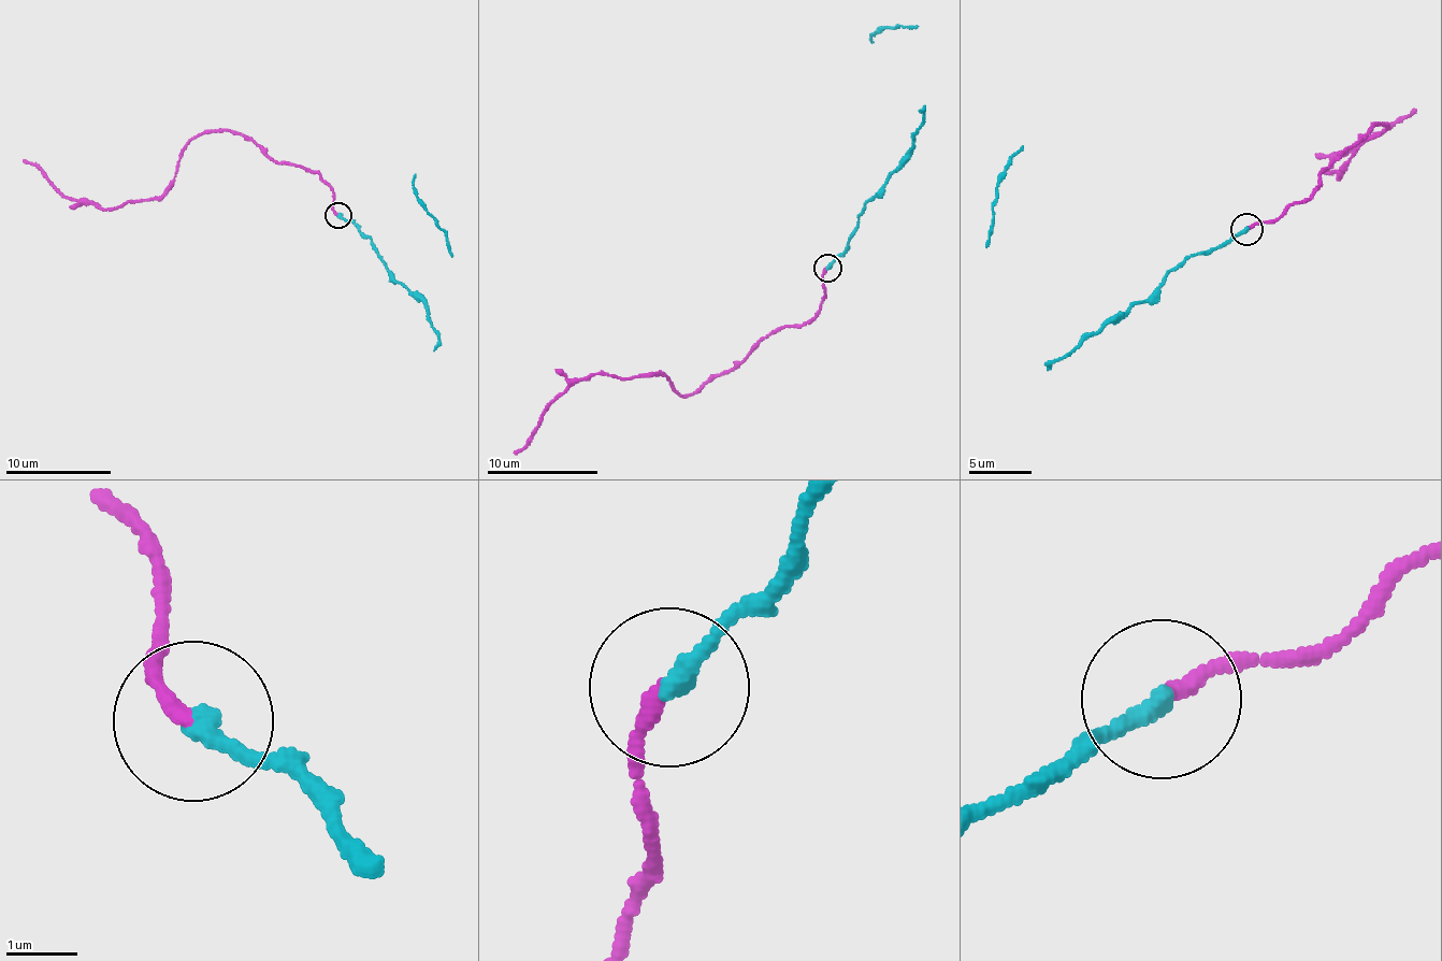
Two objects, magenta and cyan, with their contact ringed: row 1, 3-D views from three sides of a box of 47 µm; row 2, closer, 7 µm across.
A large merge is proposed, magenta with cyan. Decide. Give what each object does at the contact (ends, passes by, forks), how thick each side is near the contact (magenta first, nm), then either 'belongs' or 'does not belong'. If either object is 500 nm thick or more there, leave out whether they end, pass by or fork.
magenta ends there; cyan ends there; 240 nm thick on the magenta side, 280 nm on the other; does not belong

